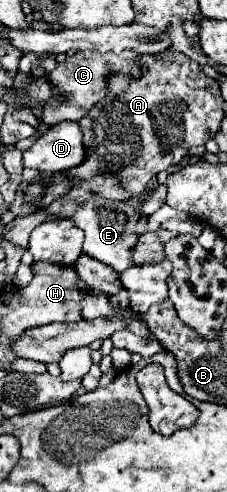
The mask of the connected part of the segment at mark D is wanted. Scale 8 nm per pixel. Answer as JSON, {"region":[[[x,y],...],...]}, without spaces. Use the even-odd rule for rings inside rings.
{"region":[[[60,122],[48,128],[44,136],[40,136],[32,148],[24,152],[24,168],[36,168],[40,172],[64,172],[80,166],[86,158],[84,142],[82,142],[82,130],[78,122]]]}

